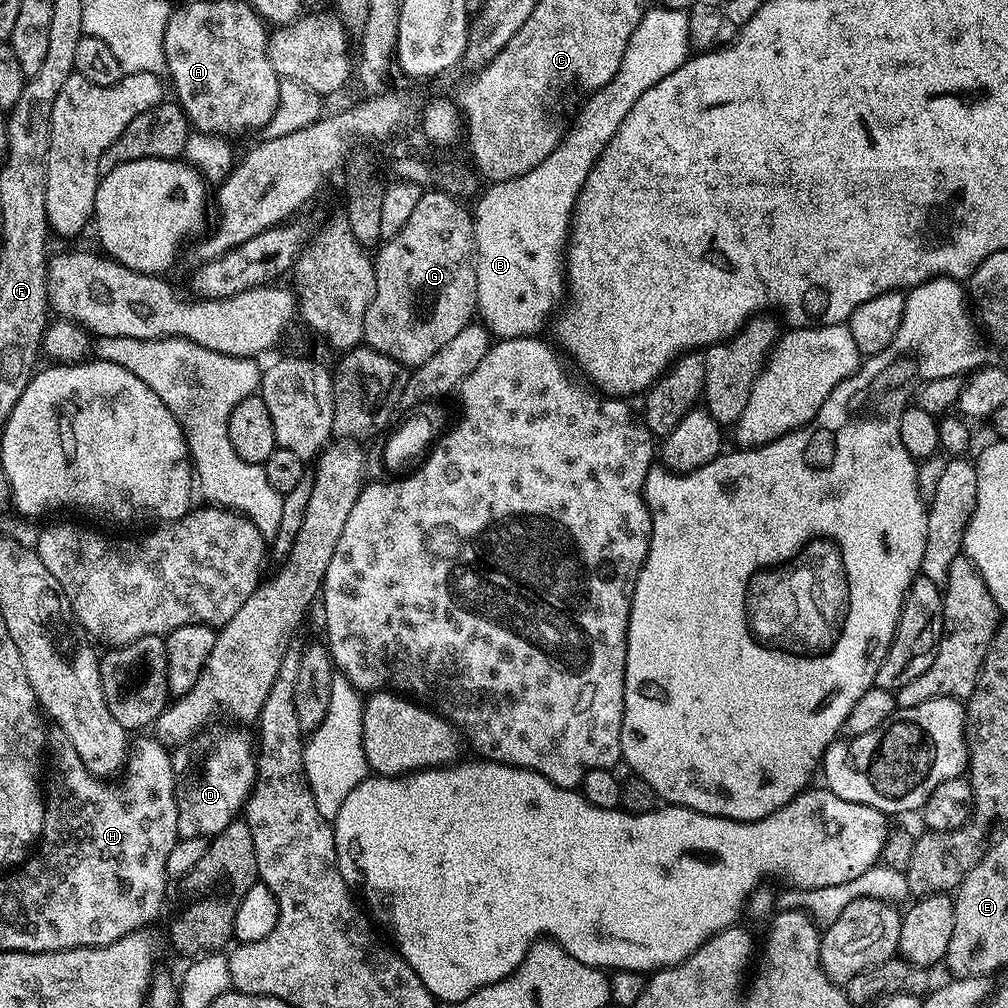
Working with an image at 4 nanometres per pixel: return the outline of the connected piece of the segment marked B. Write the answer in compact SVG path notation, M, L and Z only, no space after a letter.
M663 6L652 8L641 15L638 26L634 30L634 34L630 34L630 42L626 42L626 54L622 54L622 66L618 66L618 74L614 74L614 78L610 78L610 82L606 82L606 86L602 86L597 92L591 93L587 97L588 100L580 108L576 120L571 121L570 127L564 133L564 138L560 144L546 157L542 162L538 162L538 166L534 166L534 170L530 170L521 176L515 176L509 180L498 180L489 183L488 189L484 193L479 193L480 201L477 202L476 208L471 209L472 214L472 233L474 234L474 242L476 250L474 253L474 263L476 265L476 306L478 309L479 319L488 329L493 337L502 340L513 340L514 338L522 338L523 336L536 336L544 328L544 323L548 320L548 315L561 307L560 299L566 296L566 253L570 243L570 229L574 223L574 213L576 210L576 200L580 196L586 178L590 174L592 167L596 165L596 160L602 154L602 150L606 150L606 146L610 142L610 138L614 138L614 134L618 134L618 126L622 126L622 118L626 118L626 114L630 114L630 109L634 107L634 102L638 102L638 98L642 98L642 94L646 94L646 90L650 90L650 86L658 86L658 82L662 82L662 78L666 78L670 74L674 74L674 70L678 70L690 58L690 37L688 35L688 14L687 12L679 12L678 10L670 10Z

